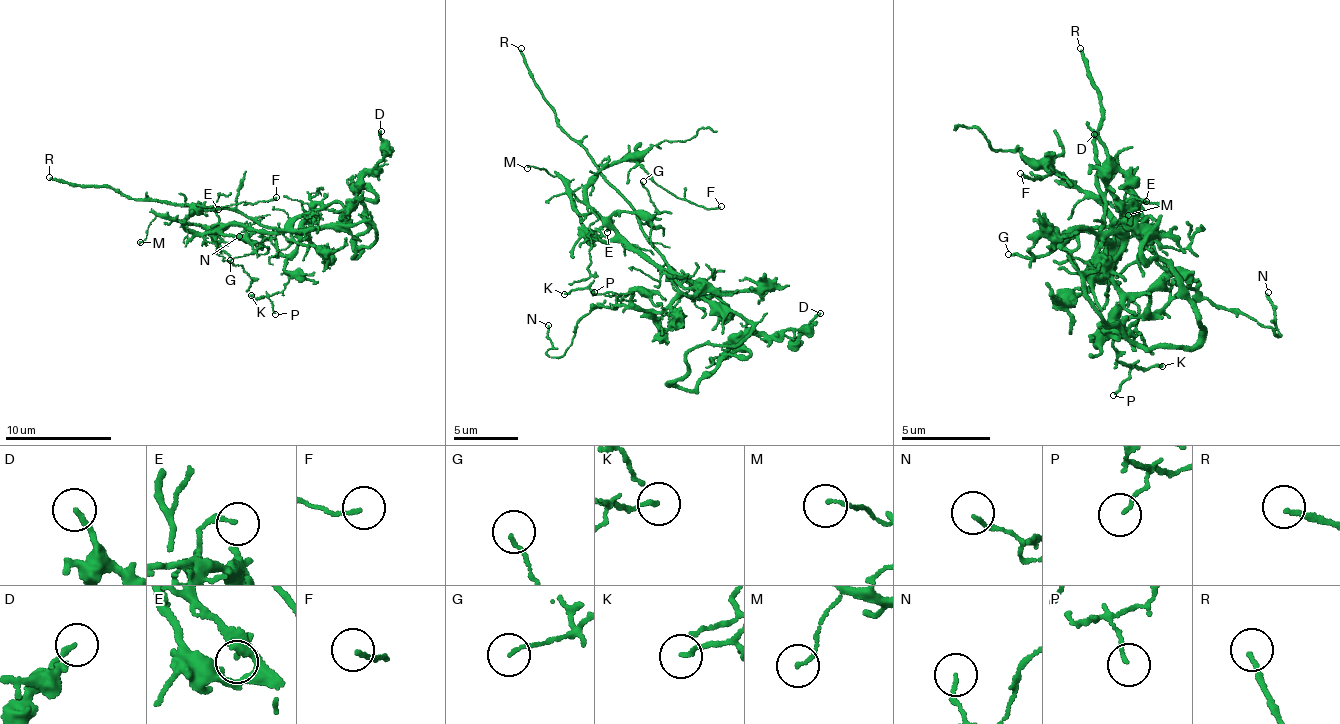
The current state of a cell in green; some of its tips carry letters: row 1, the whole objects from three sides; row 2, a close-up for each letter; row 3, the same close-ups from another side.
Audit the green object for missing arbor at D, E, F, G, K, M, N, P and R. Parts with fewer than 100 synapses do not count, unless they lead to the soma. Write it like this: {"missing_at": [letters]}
{"missing_at": ["R"]}

